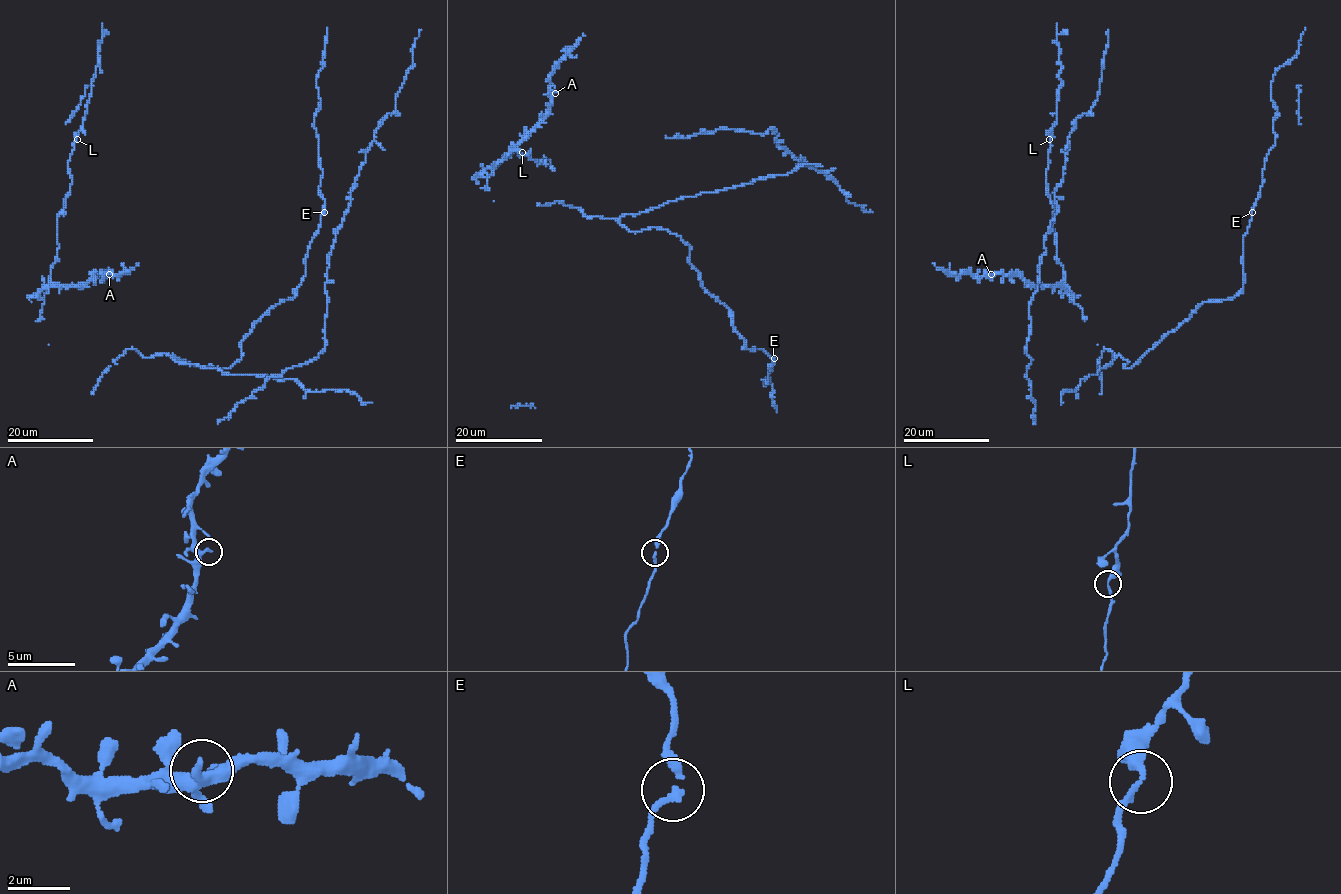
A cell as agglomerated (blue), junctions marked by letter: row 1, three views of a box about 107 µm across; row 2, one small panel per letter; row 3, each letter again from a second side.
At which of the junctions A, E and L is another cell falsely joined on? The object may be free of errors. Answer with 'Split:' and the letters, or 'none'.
Split: none

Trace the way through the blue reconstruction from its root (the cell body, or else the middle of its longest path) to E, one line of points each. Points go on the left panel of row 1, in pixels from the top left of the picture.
E: (200, 366), (229, 369), (241, 358), (240, 343), (252, 326), (295, 296), (308, 245), (324, 212)

